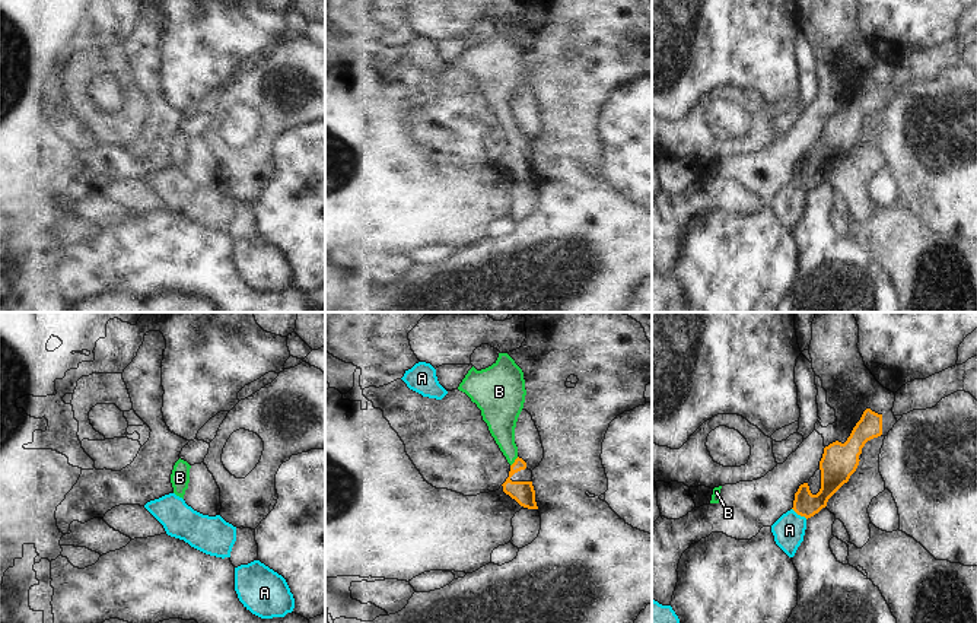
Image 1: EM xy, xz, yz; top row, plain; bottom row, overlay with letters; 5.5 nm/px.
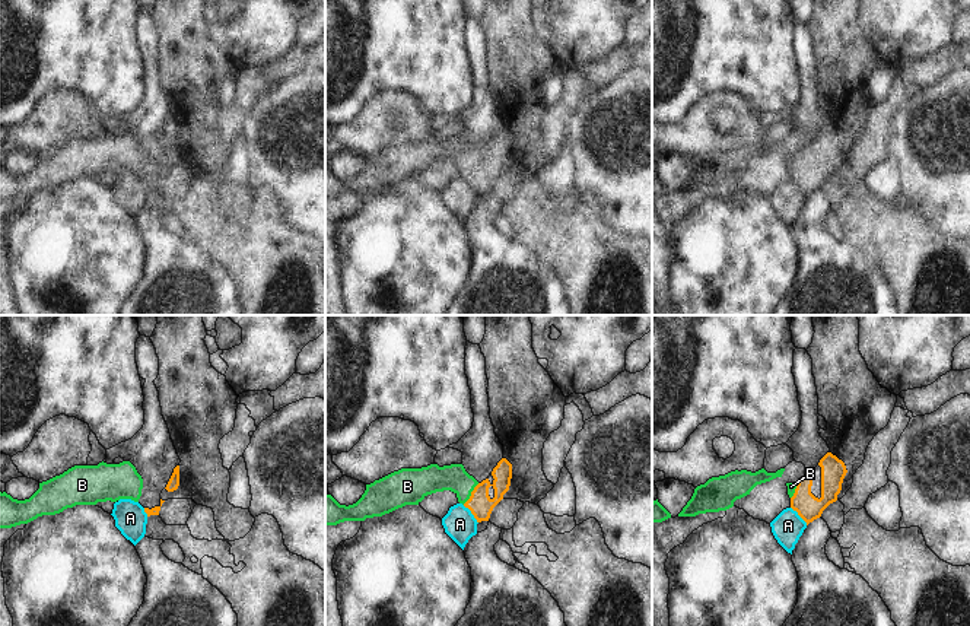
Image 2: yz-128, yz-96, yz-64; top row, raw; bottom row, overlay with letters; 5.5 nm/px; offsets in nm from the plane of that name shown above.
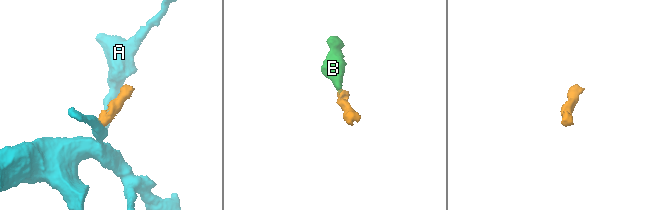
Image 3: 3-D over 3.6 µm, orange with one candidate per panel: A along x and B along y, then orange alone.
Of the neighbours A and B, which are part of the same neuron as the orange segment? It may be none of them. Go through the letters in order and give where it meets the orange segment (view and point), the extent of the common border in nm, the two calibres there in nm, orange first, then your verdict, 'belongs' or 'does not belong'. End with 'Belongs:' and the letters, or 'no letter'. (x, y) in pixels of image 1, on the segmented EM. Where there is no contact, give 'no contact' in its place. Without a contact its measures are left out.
A: yz (799, 514) | 110 nm | 140/170 nm | does not belong
B: xz (515, 461) | 70 nm | 120/160 nm | belongs
Belongs: B

